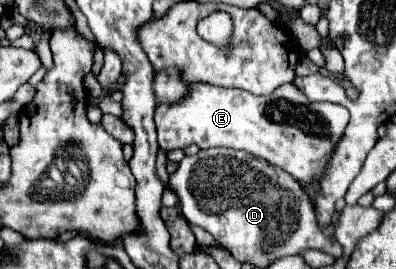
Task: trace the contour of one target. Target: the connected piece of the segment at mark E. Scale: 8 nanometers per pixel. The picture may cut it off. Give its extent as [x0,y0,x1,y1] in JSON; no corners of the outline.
[155,82,349,184]

